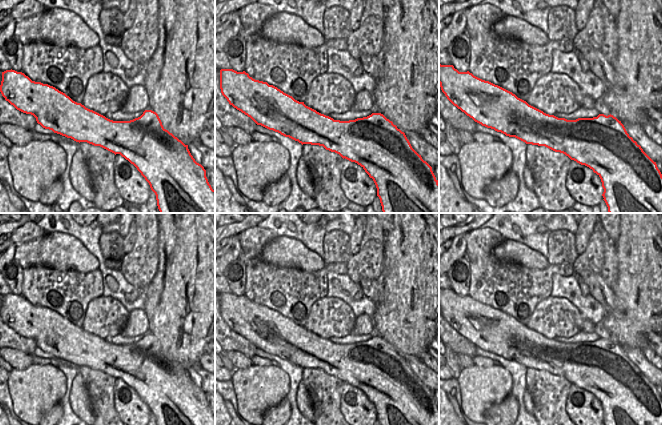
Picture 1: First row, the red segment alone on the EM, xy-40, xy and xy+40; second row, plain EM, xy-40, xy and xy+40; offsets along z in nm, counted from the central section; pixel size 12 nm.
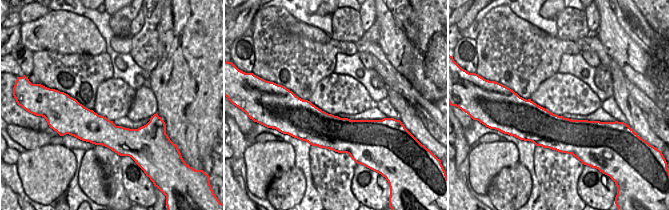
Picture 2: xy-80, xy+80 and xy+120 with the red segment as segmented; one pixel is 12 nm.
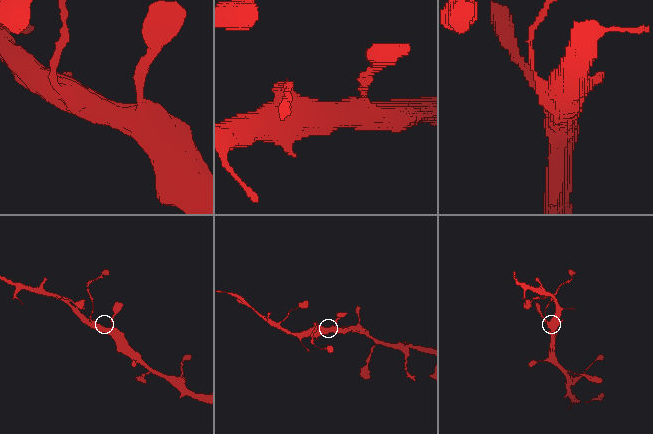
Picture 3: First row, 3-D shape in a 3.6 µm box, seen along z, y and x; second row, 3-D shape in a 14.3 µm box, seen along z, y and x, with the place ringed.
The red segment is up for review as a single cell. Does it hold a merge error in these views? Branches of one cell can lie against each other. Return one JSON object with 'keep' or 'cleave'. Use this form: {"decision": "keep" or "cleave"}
{"decision": "keep"}

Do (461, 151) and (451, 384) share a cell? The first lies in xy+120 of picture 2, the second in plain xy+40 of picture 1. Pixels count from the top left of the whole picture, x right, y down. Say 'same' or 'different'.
different

